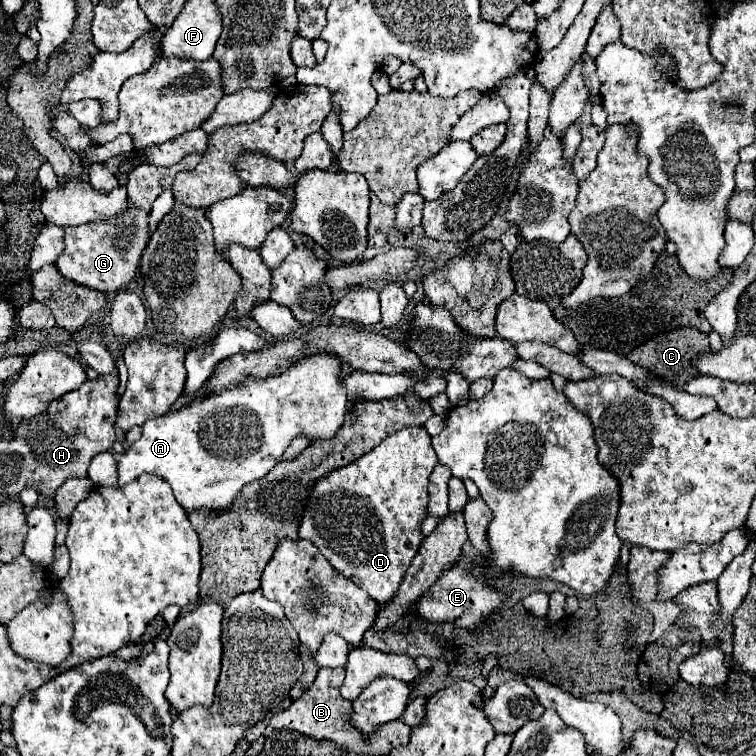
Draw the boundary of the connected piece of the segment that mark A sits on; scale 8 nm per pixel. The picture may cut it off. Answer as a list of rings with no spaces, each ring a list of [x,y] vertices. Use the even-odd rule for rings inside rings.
[[[325,352],[311,354],[301,358],[301,362],[293,364],[291,368],[287,368],[277,376],[265,380],[245,378],[237,386],[229,386],[221,392],[201,396],[201,400],[191,398],[179,410],[147,420],[141,426],[143,430],[141,438],[119,456],[117,486],[125,486],[133,478],[147,472],[167,480],[173,488],[177,502],[185,510],[227,508],[247,482],[259,480],[281,460],[281,454],[295,436],[303,434],[305,438],[315,442],[315,440],[329,440],[337,434],[337,430],[345,422],[347,404],[349,404],[343,386],[341,366],[343,366],[341,360],[333,354],[325,354]]]

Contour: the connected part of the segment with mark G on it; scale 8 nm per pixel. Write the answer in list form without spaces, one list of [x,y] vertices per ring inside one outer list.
[[[129,204],[125,216],[89,222],[83,226],[63,226],[63,232],[65,248],[55,260],[61,276],[79,286],[87,286],[105,294],[117,292],[137,276],[139,260],[149,240],[149,214],[143,208],[133,208]]]

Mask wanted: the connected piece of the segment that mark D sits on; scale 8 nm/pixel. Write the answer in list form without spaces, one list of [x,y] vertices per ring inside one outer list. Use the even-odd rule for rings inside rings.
[[[411,426],[393,432],[359,460],[321,476],[313,484],[303,520],[299,524],[299,538],[311,540],[339,574],[353,580],[379,604],[387,604],[395,596],[405,570],[421,546],[421,522],[427,518],[429,502],[427,486],[435,466],[437,456],[431,446],[431,436],[425,432],[425,428]]]

